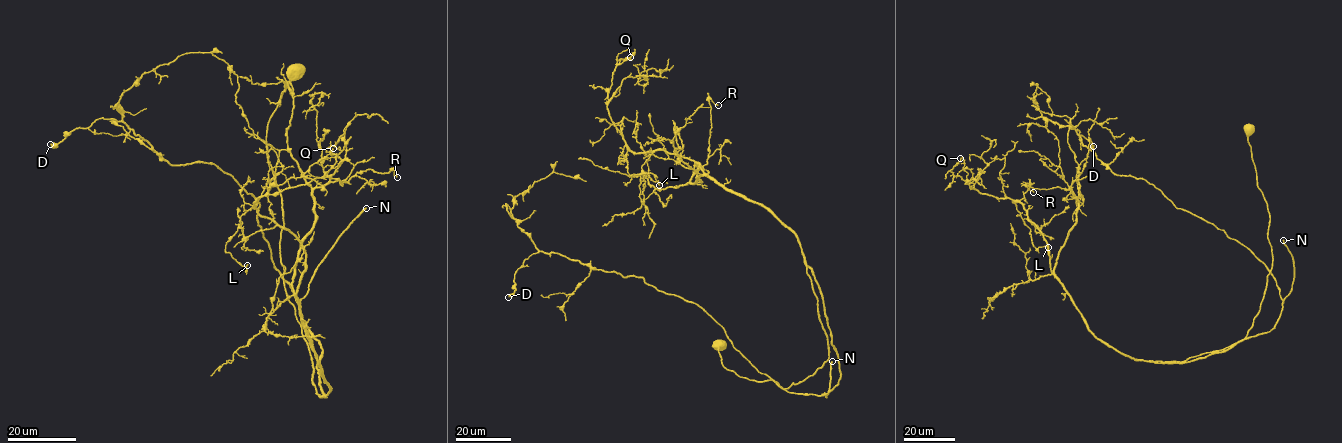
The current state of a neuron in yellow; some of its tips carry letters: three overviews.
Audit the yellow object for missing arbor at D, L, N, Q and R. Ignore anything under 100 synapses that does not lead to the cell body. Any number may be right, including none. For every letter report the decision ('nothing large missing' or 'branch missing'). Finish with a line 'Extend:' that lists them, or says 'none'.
D: nothing large missing
L: nothing large missing
N: branch missing
Q: nothing large missing
R: nothing large missing
Extend: N

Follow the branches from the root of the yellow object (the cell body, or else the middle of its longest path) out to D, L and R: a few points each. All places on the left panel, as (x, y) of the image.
D: (295, 69), (266, 154), (324, 397), (322, 349), (230, 175), (170, 164), (114, 119), (50, 144)
L: (295, 69), (266, 154), (284, 290), (325, 396), (296, 294), (305, 251), (252, 207), (225, 246), (247, 265)
R: (295, 69), (266, 154), (284, 290), (319, 397), (330, 390), (292, 286), (313, 190), (370, 169), (397, 177)

